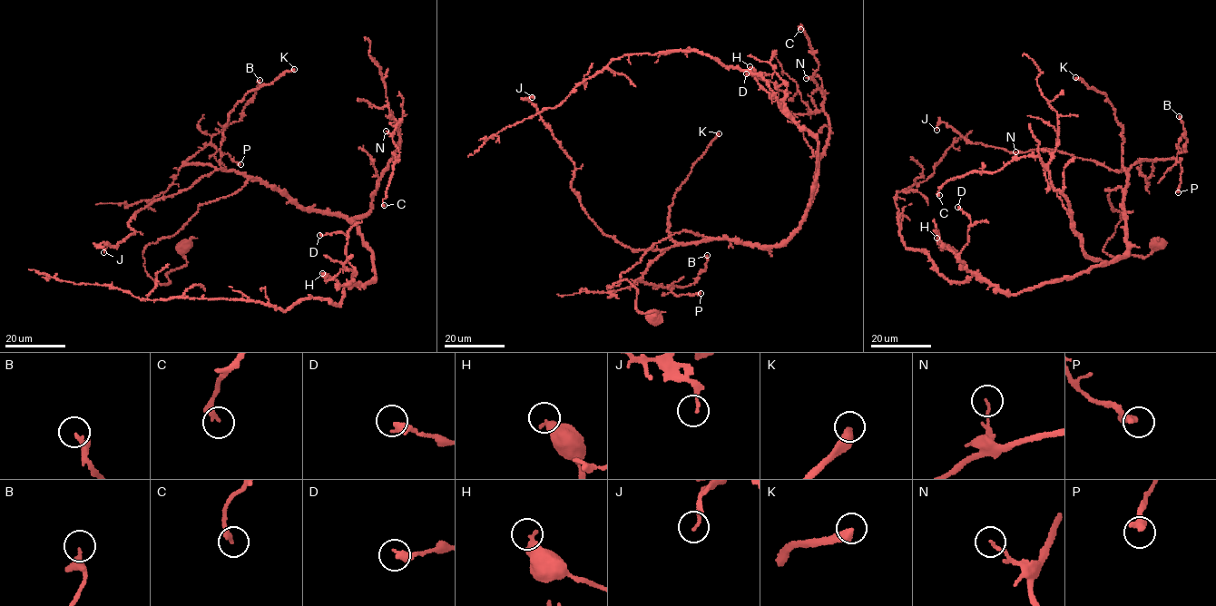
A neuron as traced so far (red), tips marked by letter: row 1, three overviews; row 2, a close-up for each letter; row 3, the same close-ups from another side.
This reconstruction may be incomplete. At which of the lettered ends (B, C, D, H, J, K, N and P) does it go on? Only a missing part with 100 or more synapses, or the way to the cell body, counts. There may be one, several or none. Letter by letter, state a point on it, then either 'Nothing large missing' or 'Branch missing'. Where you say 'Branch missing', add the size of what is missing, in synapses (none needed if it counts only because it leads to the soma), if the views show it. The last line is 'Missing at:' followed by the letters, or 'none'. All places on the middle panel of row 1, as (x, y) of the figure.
B: Place: (707, 255). Nothing large missing
C: Place: (800, 29). Nothing large missing
D: Place: (746, 73). Nothing large missing
H: Place: (750, 66). Nothing large missing
J: Place: (532, 97). Nothing large missing
K: Place: (719, 133). Branch missing. Roughly 150 synapses
N: Place: (806, 78). Nothing large missing
P: Place: (701, 293). Nothing large missing
Missing at: K

